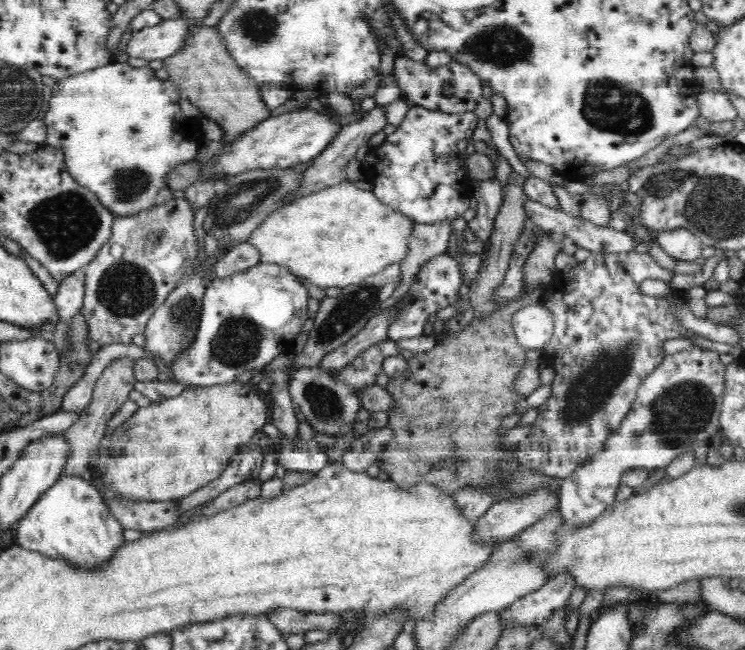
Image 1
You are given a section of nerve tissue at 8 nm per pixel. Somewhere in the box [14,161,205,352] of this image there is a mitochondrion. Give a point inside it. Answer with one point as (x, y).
(64, 223)

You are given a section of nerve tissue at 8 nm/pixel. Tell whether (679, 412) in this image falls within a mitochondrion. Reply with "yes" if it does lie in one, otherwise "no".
yes

